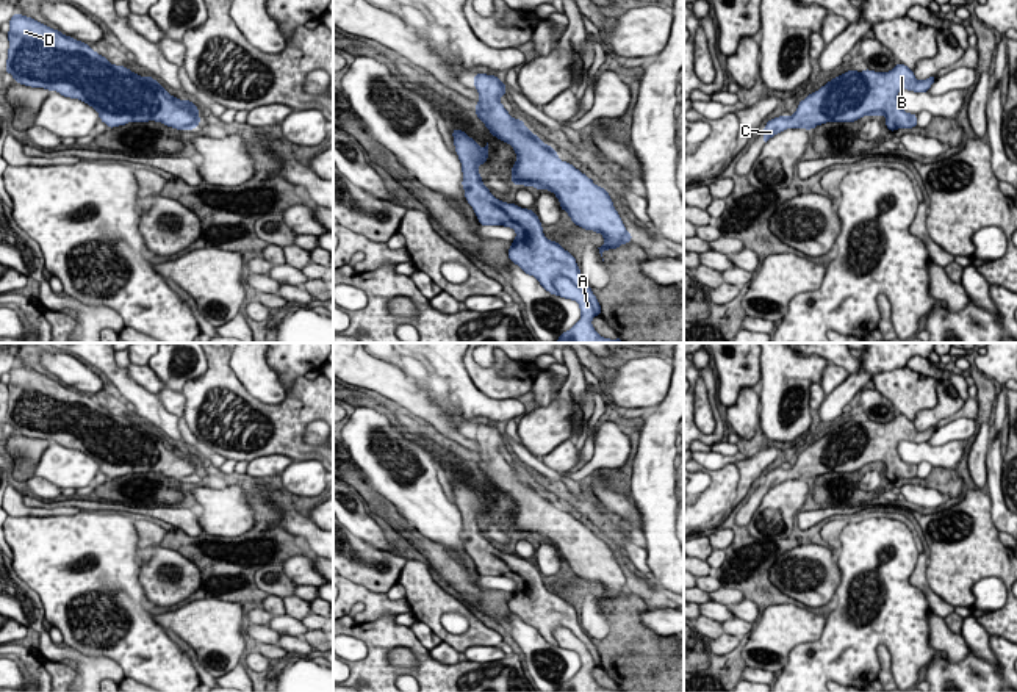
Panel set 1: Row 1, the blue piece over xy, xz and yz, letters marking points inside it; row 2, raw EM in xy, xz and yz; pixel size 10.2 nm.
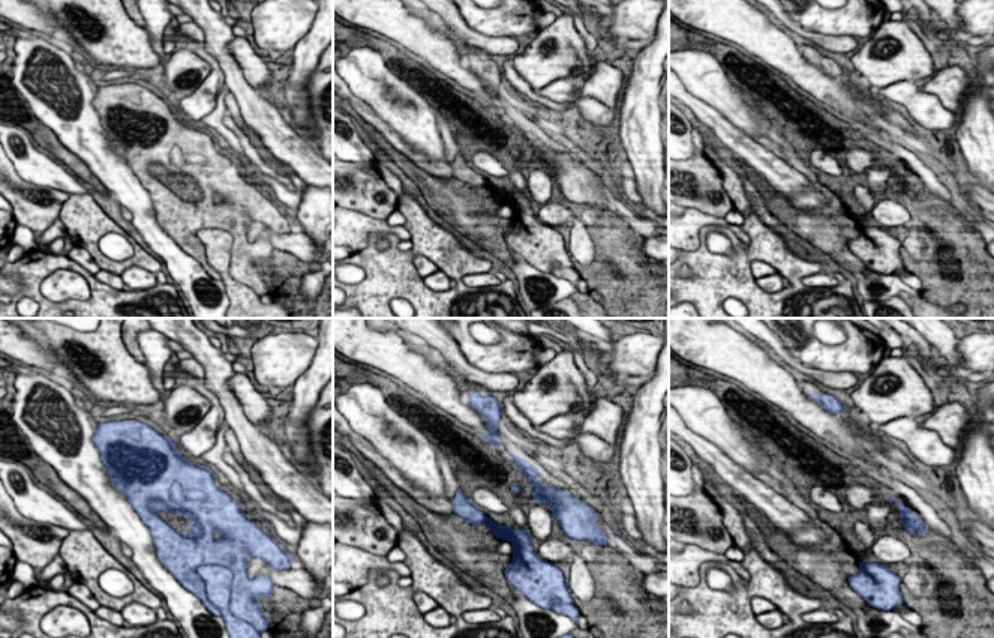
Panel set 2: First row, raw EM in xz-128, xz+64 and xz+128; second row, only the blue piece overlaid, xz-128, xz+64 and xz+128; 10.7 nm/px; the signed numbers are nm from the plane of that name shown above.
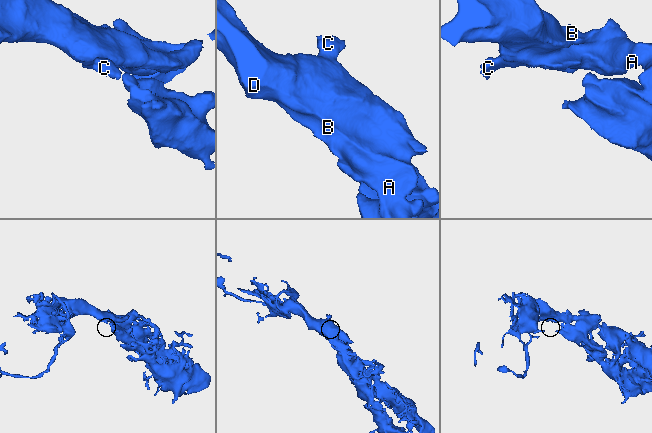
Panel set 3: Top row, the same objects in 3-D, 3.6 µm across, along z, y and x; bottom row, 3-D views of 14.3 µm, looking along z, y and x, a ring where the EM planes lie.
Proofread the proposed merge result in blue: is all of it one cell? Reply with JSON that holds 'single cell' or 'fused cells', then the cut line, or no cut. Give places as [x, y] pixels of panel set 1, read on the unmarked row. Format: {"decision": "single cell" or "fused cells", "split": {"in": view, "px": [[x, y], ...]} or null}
{"decision": "single cell", "split": null}

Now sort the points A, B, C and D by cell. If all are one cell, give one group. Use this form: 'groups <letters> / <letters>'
groups A B C D

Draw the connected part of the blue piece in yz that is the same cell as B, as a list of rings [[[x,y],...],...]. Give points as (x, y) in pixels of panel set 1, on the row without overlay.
[[[901,413],[889,423],[846,421],[801,451],[792,467],[770,470],[762,481],[764,492],[787,479],[812,481],[826,473],[854,473],[867,465],[884,467],[890,482],[917,478],[917,465],[906,463],[897,446],[903,440],[928,443],[934,432],[934,426],[918,432]]]

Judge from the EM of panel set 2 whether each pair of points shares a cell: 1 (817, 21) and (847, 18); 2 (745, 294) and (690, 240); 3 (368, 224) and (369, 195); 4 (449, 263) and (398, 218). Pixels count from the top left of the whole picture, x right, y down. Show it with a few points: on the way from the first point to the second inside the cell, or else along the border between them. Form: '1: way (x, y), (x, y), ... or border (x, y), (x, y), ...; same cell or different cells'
1: way (825, 21), (840, 21); same cell
2: border (697, 248), (684, 251); different cells
3: border (348, 207), (386, 221); different cells
4: border (398, 209), (404, 216), (404, 225); different cells

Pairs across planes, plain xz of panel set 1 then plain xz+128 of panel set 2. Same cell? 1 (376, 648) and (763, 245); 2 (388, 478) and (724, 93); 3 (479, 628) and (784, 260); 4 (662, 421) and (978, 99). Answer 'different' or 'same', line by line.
1: same
2: same
3: same
4: same

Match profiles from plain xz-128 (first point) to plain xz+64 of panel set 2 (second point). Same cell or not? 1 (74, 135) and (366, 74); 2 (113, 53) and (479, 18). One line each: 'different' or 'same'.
1: same
2: different

